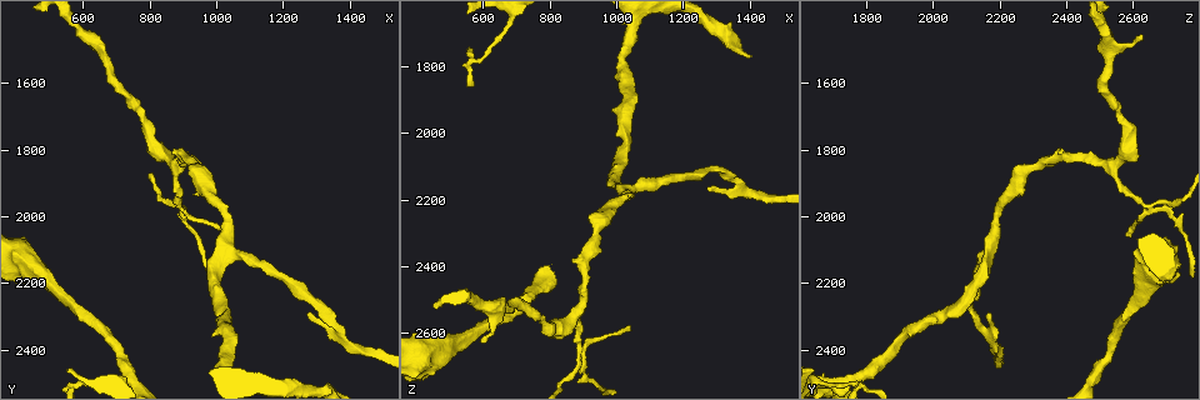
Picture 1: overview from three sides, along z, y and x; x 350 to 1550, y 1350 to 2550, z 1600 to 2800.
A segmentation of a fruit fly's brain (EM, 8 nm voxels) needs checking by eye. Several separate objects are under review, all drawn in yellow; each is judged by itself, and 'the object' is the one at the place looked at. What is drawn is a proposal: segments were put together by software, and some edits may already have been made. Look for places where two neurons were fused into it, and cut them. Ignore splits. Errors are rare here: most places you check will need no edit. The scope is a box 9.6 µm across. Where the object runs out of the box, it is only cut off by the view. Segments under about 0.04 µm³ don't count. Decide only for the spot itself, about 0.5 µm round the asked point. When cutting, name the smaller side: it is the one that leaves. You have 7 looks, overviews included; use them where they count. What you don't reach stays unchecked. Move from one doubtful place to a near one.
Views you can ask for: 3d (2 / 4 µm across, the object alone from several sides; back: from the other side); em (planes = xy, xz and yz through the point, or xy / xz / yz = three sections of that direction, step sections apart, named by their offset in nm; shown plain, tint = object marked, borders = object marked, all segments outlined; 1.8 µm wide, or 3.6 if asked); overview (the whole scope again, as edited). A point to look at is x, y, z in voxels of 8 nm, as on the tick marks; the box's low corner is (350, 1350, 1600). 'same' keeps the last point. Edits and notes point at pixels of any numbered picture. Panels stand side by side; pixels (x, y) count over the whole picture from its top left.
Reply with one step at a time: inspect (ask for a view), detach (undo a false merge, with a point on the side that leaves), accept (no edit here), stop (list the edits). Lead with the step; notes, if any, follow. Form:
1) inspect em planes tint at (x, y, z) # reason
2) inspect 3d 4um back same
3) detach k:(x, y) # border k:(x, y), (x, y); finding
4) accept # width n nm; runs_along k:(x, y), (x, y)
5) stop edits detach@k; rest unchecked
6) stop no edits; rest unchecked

inspect em 3.6um planes plain at (490, 2190, 2640) # calibre changes

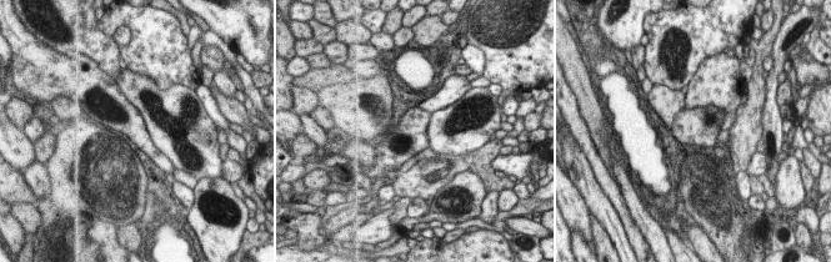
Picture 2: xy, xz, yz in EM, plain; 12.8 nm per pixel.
inspect em 3.6um planes tint same # where the object lies

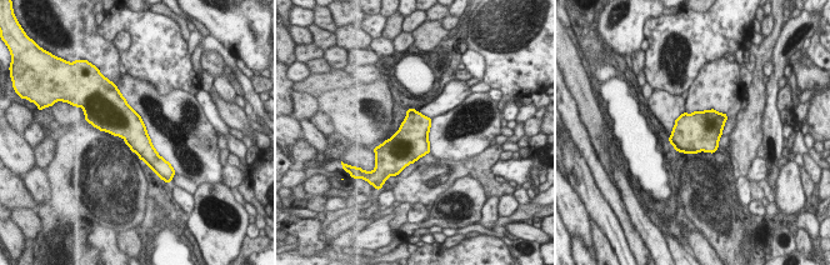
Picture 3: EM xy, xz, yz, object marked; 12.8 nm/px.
accept # width 380 nm; one neuron here

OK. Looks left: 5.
inspect em xy step 4 tint at (890, 1840, 2530) # three-way junction

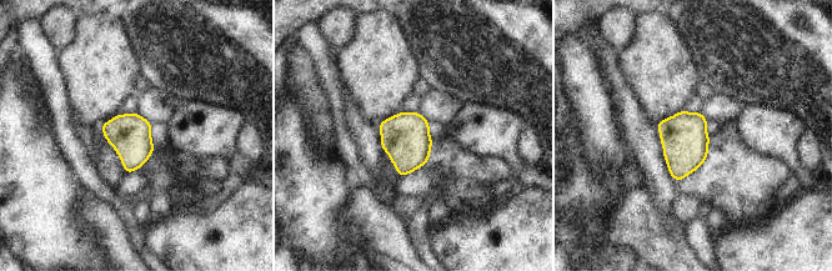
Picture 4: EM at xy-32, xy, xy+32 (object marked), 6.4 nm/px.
accept # width 280 nm; continuous, no second neuron

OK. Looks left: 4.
inspect em planes borders at (1030, 2120, 2160) # arms part here

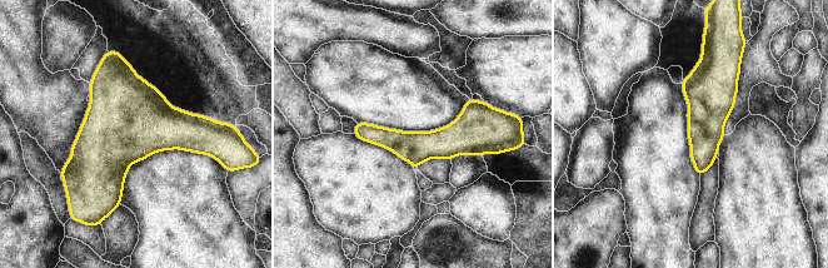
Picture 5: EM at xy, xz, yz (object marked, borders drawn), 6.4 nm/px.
accept # width 200 nm; all the same neuron

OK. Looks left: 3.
stop no edits; rest unchecked

